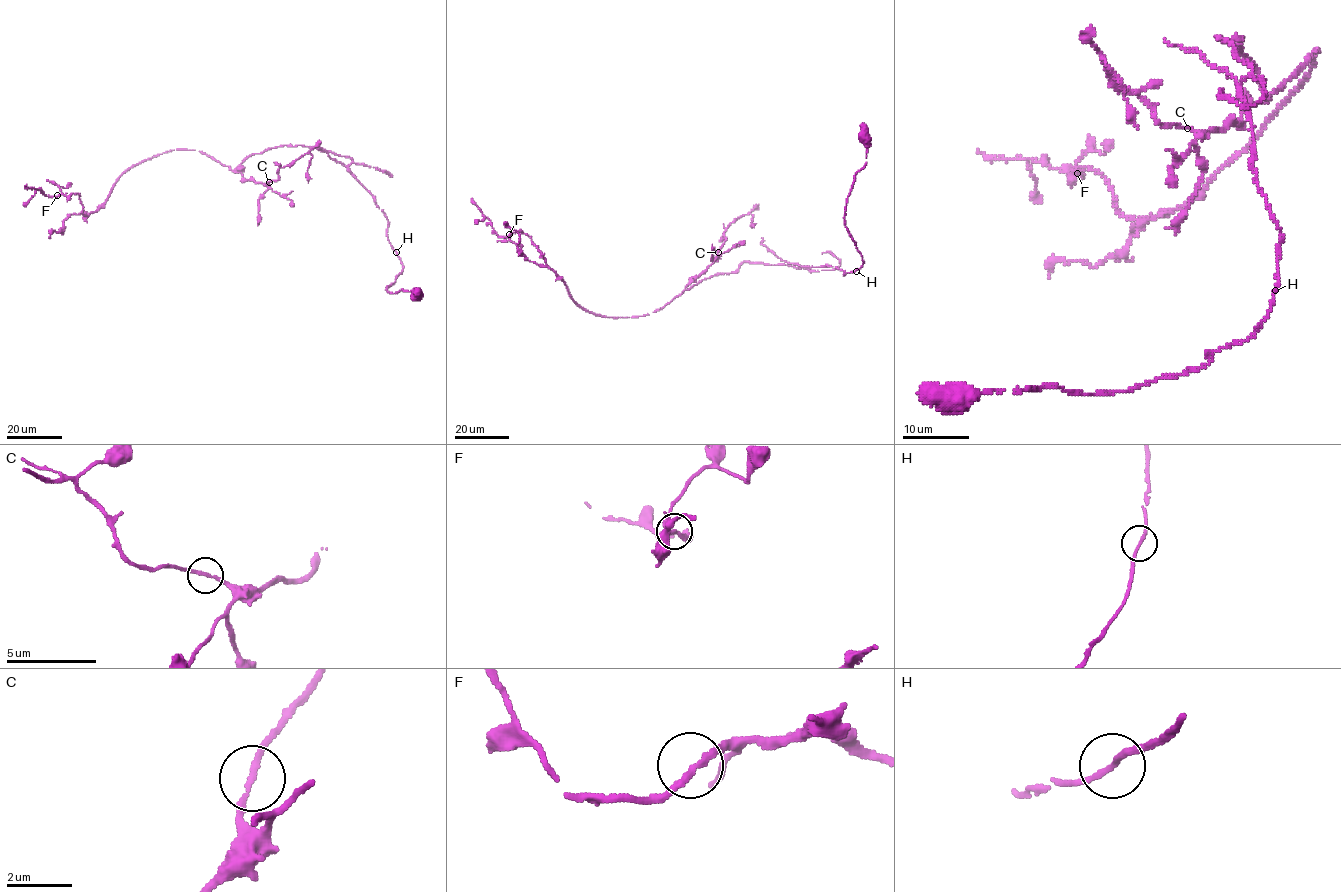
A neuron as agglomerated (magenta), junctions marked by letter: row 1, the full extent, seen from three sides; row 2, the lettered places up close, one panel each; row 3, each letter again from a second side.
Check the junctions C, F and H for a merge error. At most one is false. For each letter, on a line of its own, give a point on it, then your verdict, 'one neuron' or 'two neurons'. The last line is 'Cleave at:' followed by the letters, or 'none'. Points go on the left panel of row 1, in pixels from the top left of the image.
C: place (269, 182); one neuron
F: place (57, 195); one neuron
H: place (396, 252); one neuron
Cleave at: none

